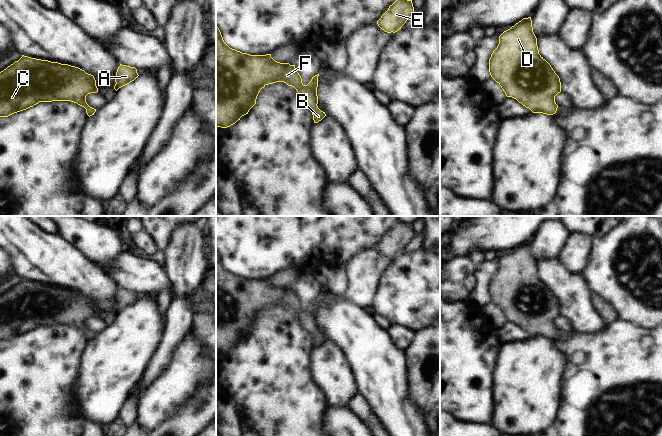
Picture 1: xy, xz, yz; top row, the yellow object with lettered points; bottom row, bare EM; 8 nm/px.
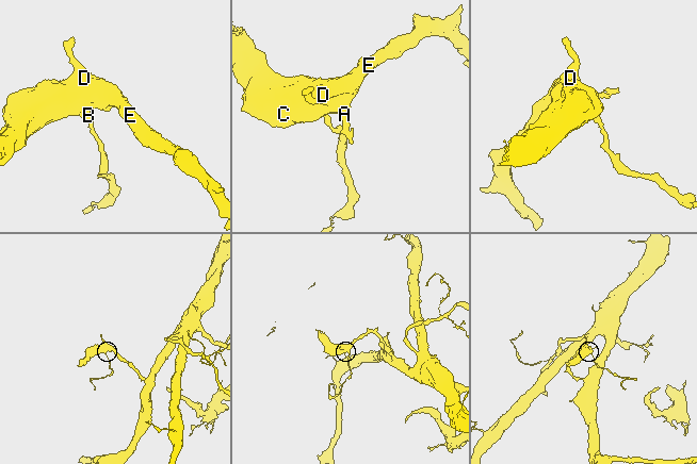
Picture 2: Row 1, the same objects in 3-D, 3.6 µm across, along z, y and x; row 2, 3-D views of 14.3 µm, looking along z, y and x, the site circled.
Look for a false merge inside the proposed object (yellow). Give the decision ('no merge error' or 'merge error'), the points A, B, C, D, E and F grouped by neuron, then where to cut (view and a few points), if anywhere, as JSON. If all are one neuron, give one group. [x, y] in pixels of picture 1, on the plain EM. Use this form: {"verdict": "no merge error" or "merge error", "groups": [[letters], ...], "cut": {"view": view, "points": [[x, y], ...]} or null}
{"verdict": "no merge error", "groups": [["A", "B", "C", "D", "E", "F"]], "cut": null}

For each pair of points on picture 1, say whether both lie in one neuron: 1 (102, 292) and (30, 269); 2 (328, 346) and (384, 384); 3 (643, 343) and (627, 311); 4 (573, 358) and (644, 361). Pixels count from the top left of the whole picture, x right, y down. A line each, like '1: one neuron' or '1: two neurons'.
1: one neuron
2: two neurons
3: two neurons
4: one neuron

